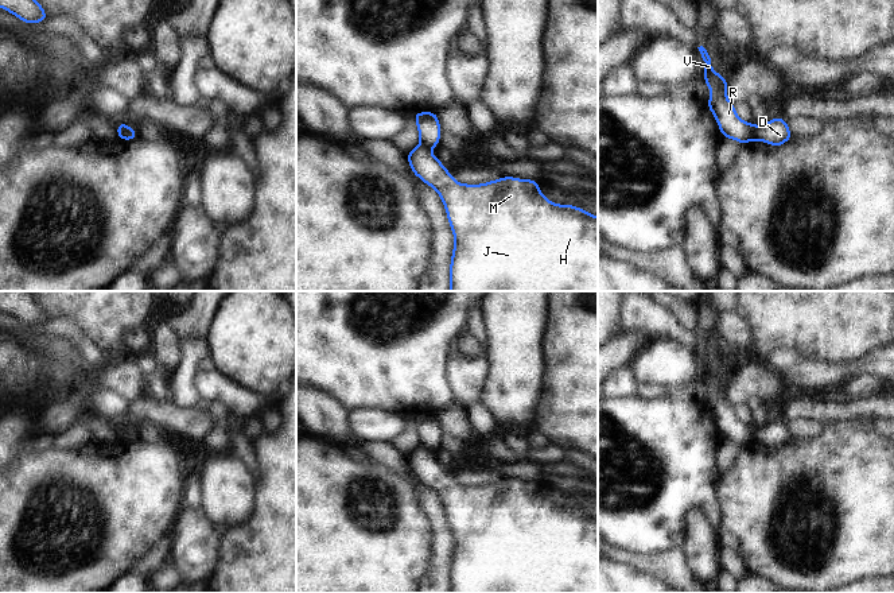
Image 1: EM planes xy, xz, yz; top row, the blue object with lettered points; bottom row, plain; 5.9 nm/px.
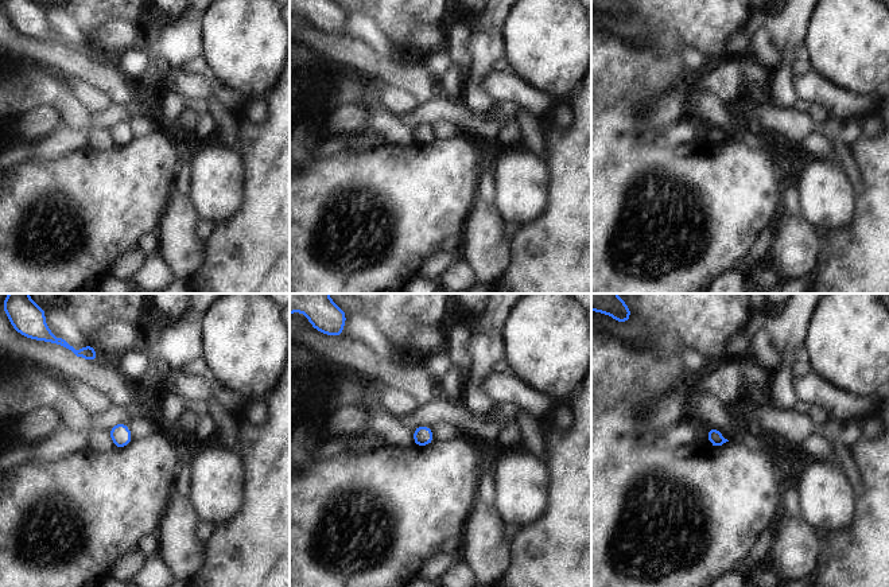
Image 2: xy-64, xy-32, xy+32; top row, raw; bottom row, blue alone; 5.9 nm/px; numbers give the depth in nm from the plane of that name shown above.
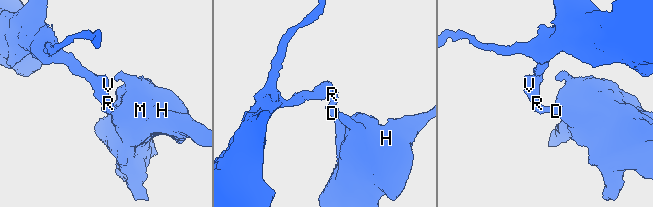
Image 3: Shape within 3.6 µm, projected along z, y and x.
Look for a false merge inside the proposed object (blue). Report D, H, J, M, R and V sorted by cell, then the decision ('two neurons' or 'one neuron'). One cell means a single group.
D H J M / R V | two neurons

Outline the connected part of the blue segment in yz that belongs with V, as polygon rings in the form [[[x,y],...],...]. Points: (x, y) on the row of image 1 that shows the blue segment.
[[[703,46],[697,49],[706,66],[701,78],[707,82],[711,92],[711,97],[706,104],[718,121],[720,135],[727,139],[735,139],[739,144],[755,140],[755,124],[741,120],[736,115],[735,105],[732,105],[727,98],[726,92],[728,78],[712,70],[711,58]]]

